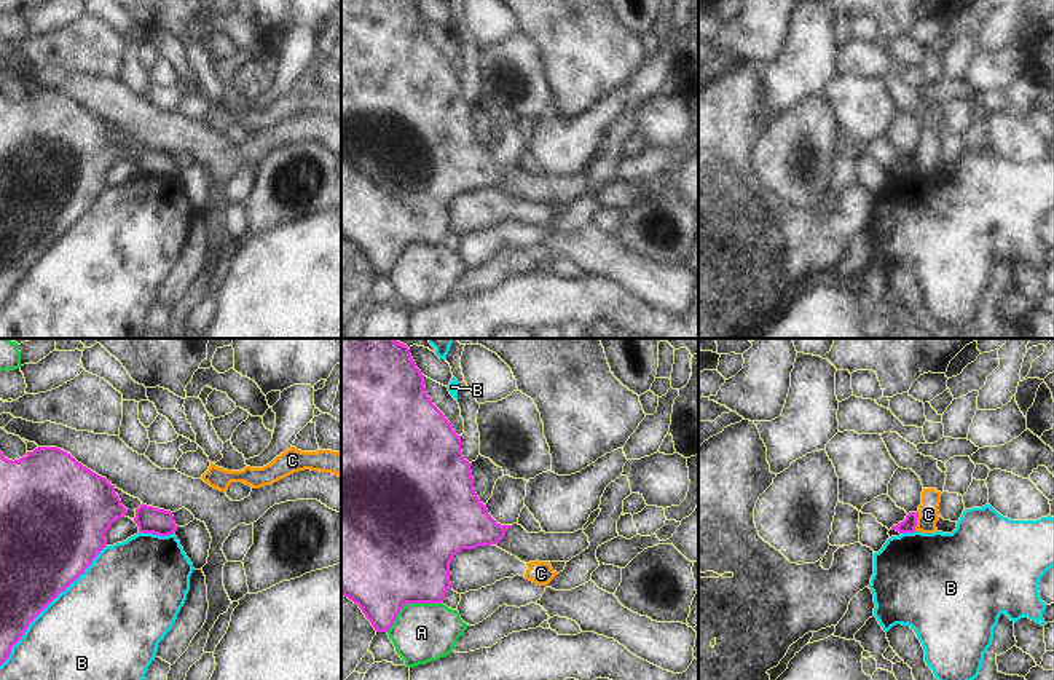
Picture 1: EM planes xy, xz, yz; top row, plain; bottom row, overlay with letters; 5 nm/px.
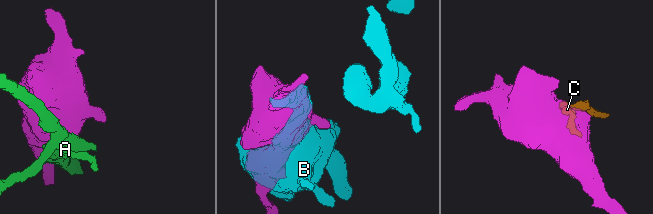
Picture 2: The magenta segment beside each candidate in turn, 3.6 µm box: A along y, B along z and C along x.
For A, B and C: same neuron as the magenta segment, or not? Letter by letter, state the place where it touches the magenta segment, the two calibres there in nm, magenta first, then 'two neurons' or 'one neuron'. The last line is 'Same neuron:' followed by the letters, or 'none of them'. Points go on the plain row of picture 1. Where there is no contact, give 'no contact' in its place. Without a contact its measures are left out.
A: xz (410, 245) | 500/300 nm | two neurons
B: xy (48, 246) | 420/500 nm | two neurons
C: yz (916, 163) | 80/110 nm | two neurons
Same neuron: none of them

